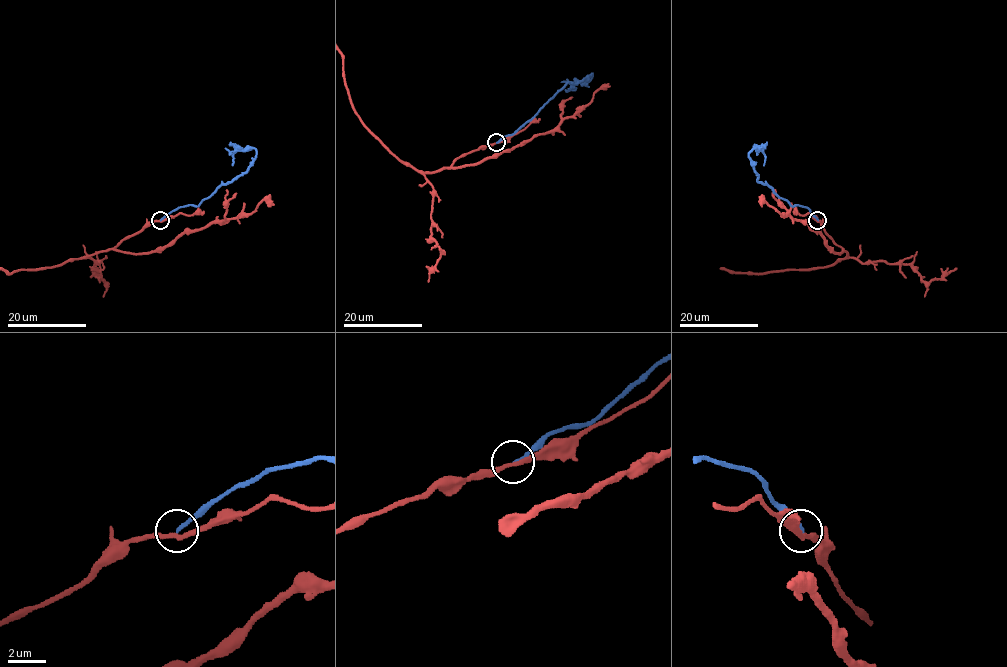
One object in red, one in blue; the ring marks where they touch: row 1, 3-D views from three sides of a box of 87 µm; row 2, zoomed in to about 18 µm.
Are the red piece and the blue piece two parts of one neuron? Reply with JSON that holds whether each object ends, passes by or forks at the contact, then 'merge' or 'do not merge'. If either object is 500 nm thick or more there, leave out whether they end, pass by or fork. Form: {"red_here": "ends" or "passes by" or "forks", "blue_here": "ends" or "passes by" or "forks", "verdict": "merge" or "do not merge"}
{"red_here": "passes by", "blue_here": "ends", "verdict": "do not merge"}

